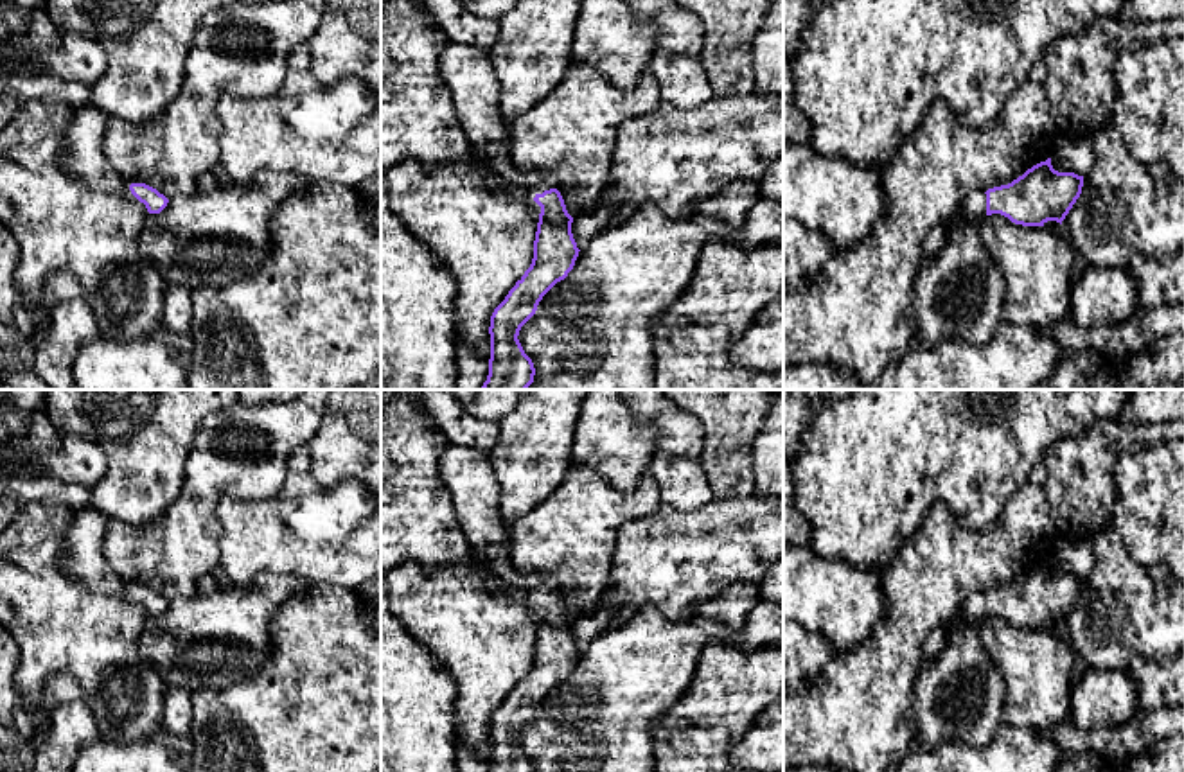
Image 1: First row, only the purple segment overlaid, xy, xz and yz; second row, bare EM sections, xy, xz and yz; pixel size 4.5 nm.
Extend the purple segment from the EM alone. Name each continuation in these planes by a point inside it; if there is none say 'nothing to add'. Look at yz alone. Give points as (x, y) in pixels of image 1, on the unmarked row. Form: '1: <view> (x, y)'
1: yz (974, 609)

